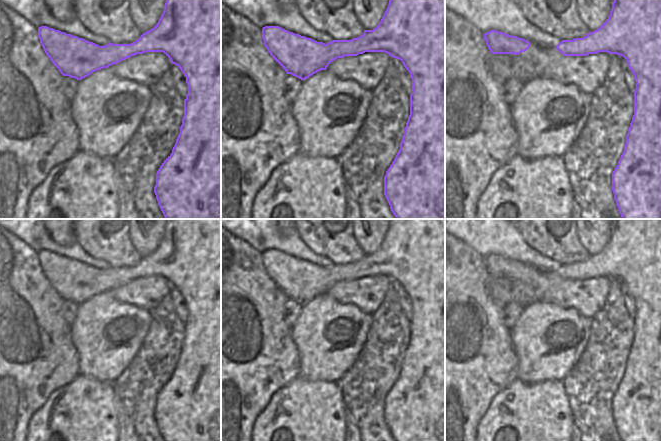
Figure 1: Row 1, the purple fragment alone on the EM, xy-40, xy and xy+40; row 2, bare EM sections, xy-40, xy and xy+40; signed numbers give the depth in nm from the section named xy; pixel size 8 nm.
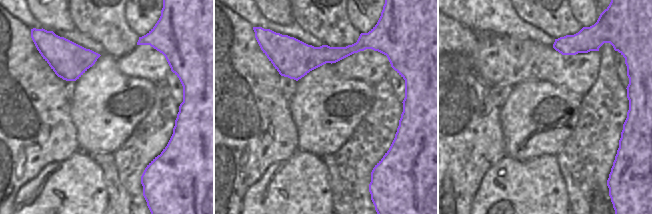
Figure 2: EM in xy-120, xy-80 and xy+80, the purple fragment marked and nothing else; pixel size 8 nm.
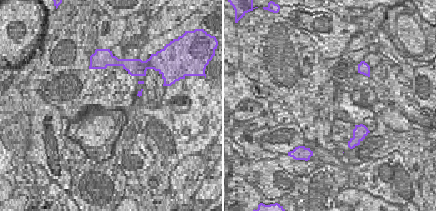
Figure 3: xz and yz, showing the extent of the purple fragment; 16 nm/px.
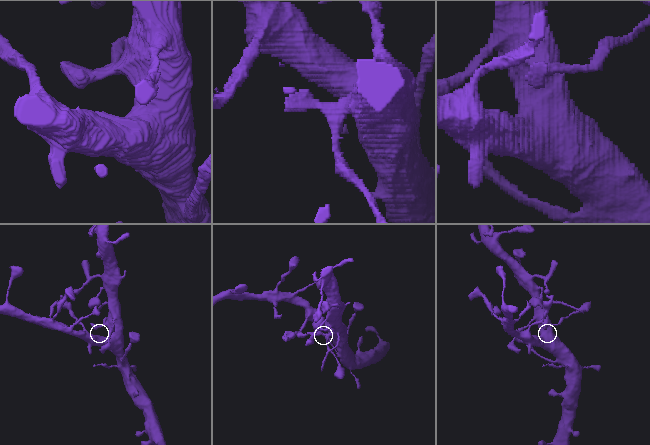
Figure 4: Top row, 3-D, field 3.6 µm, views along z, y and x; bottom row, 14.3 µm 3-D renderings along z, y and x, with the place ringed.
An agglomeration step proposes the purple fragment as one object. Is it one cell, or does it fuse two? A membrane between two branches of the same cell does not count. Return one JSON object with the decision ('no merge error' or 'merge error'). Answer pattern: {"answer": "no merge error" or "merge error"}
{"answer": "no merge error"}

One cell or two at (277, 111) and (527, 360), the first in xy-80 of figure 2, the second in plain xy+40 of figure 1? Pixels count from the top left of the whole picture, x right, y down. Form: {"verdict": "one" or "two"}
{"verdict": "two"}

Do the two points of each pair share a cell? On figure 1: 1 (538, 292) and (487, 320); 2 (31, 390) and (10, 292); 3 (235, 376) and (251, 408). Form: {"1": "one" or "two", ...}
{"1": "two", "2": "one", "3": "one"}

